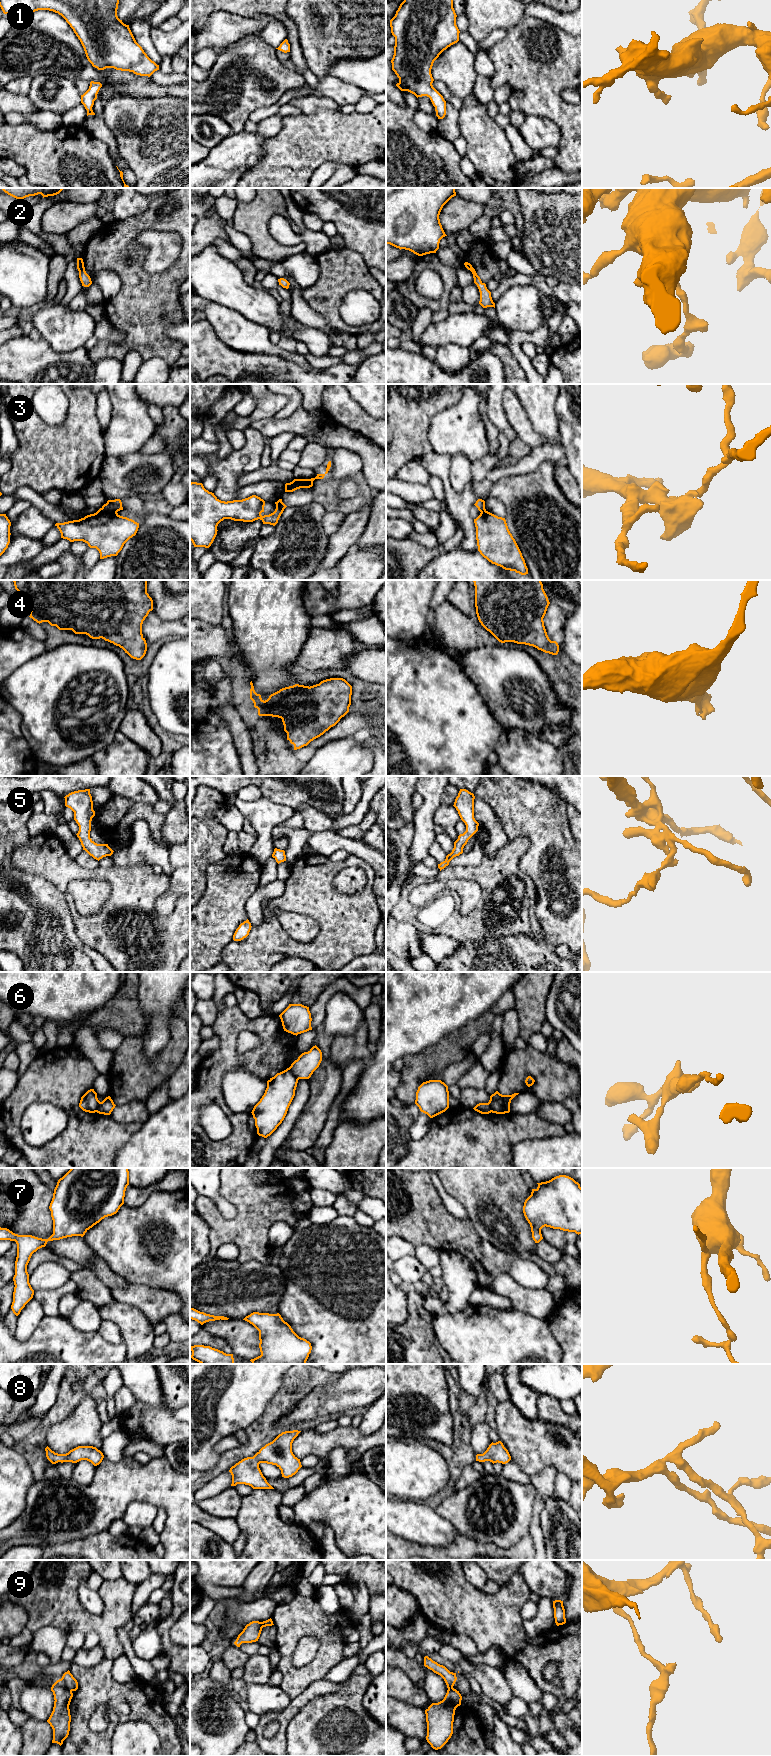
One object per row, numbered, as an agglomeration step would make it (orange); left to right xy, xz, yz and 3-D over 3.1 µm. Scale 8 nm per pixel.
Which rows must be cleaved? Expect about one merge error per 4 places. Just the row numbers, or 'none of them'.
3, 6, 9

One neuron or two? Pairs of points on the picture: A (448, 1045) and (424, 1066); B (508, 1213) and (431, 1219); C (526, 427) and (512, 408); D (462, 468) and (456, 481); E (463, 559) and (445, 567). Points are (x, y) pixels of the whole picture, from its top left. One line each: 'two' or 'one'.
A: one
B: two
C: one
D: one
E: one

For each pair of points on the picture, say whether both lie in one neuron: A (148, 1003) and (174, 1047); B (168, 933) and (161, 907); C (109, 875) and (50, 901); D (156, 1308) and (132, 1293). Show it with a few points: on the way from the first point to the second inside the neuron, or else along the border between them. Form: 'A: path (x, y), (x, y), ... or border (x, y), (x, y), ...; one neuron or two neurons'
A: border (173, 1016), (170, 1022), (170, 1041), (155, 1058); two neurons
B: border (178, 897), (169, 914), (158, 915), (153, 910); two neurons
C: border (46, 879), (64, 895), (72, 916); two neurons
D: path (150, 1303), (138, 1295); one neuron

